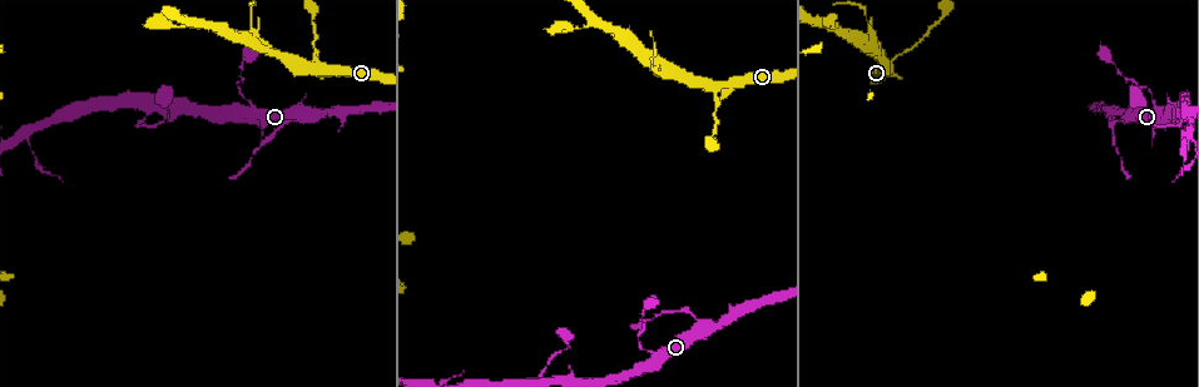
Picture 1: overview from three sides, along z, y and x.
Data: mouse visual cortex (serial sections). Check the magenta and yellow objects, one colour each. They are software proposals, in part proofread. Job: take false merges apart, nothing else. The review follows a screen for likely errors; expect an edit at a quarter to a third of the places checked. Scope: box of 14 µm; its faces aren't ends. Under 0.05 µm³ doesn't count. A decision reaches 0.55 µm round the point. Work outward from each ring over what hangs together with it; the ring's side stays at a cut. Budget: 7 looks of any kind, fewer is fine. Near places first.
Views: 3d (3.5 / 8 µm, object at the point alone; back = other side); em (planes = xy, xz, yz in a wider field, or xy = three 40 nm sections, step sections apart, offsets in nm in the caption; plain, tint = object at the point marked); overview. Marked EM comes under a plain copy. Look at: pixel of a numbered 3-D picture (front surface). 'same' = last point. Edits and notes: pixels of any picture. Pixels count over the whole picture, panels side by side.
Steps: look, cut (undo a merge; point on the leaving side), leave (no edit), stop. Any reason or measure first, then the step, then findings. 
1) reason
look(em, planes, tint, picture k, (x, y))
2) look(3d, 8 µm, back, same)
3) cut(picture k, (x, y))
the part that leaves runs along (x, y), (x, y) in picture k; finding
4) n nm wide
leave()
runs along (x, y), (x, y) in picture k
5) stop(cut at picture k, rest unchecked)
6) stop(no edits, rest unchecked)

arms part here
look(3d, 8 µm, picture 1, (699, 325))

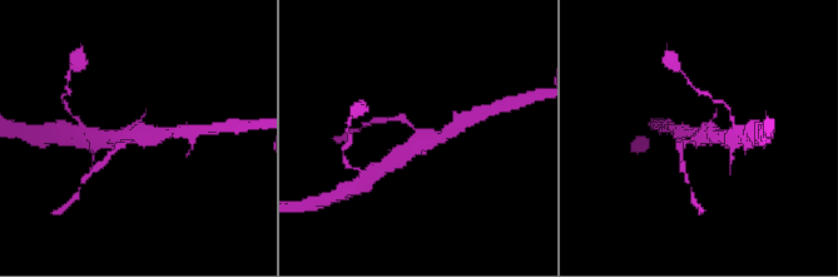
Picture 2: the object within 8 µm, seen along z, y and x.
look(3d, 3.5 µm, picture 2, (695, 138))

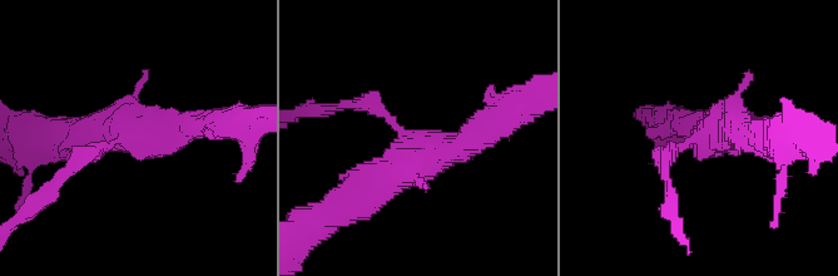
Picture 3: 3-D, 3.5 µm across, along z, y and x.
look(em, xy, step 2, tint, picture 3, (699, 137))

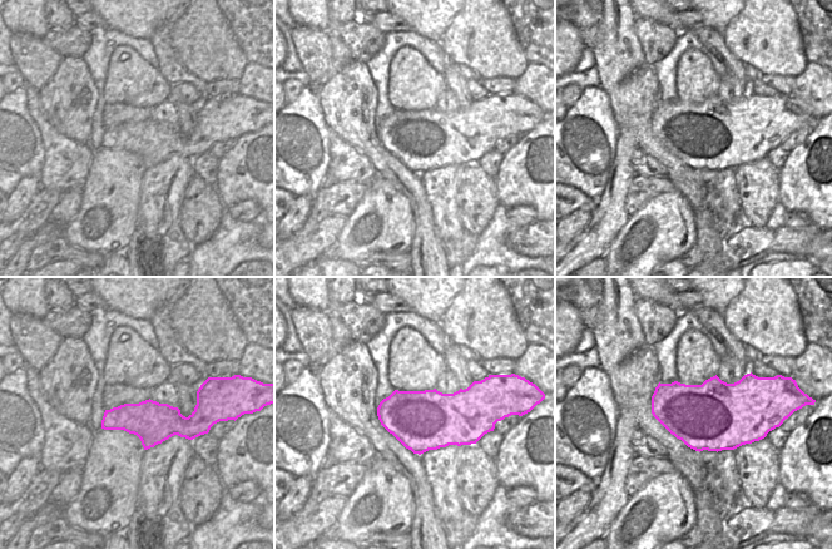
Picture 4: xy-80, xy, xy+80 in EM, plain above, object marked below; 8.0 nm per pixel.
cut(picture 3, (358, 102))
the part that leaves runs along (392, 123), (370, 104), (312, 111) in picture 3; two cells meet here

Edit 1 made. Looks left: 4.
see it whole again
look(overview)

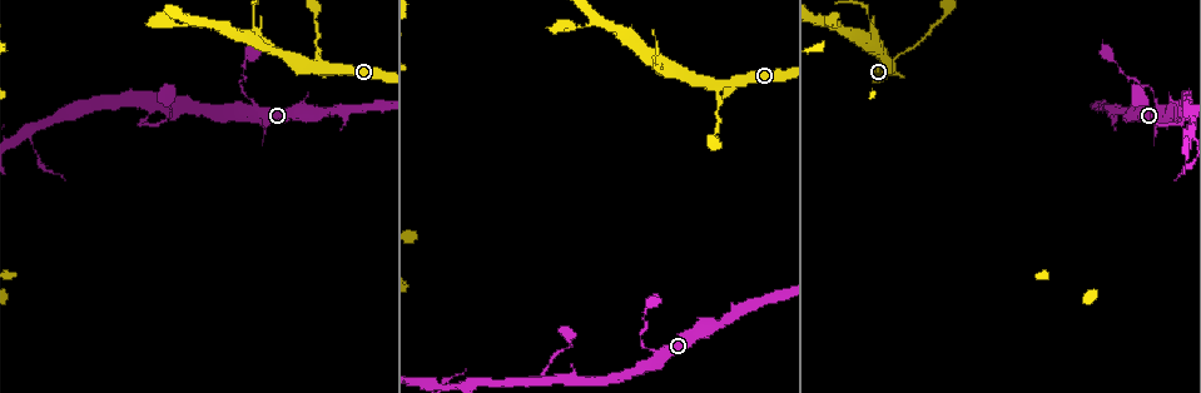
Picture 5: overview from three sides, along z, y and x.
sudden change in width
look(3d, 3.5 µm, picture 5, (654, 348))

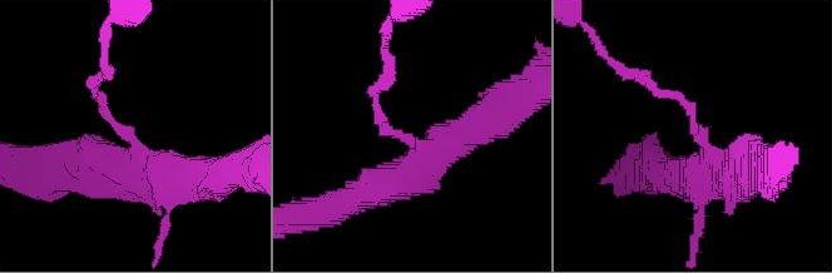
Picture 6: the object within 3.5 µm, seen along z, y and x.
arms of 100, 450 nm; now the EM
look(em, xy, step 3, tint, picture 6, (695, 132))

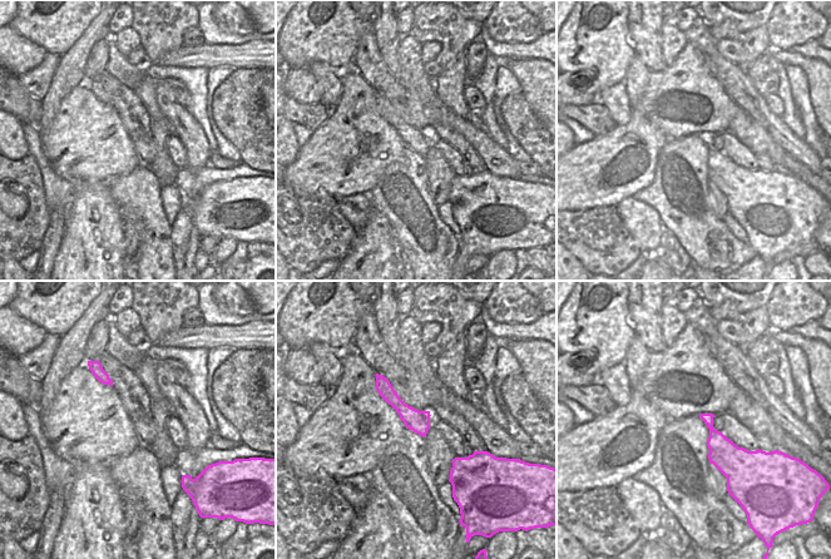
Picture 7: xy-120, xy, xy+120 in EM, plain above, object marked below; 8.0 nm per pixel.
look(em, xy, step 1, tint, same)

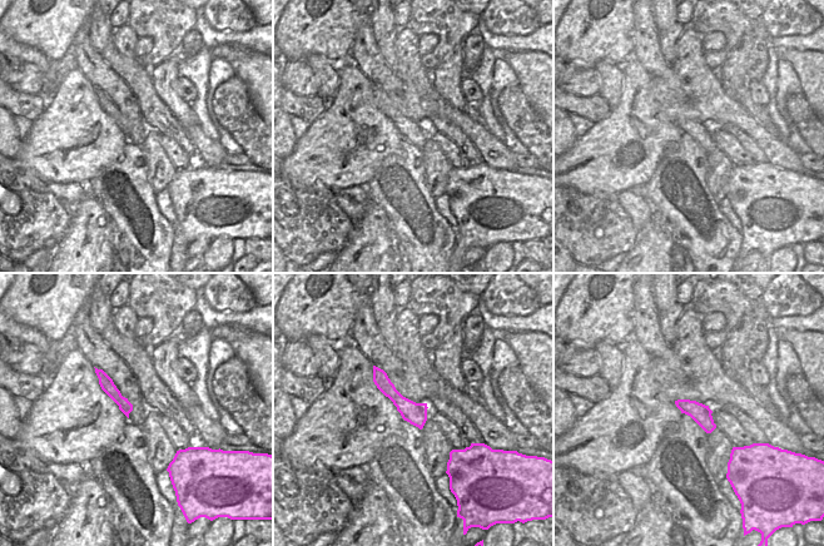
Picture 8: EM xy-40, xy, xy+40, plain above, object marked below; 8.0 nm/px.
leave()
runs along (376, 371), (385, 386), (420, 423) in picture 8; one cell here

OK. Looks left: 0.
stop(cut at picture 3, rest unchecked)

